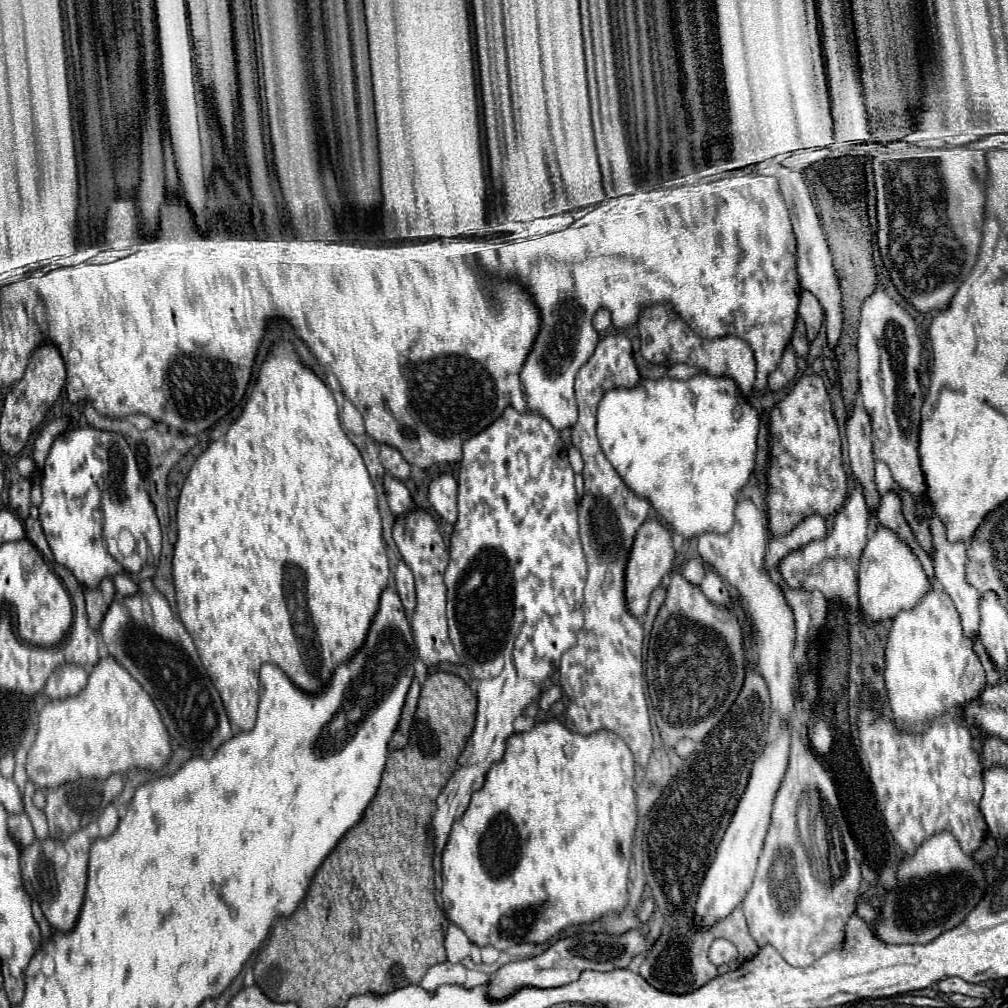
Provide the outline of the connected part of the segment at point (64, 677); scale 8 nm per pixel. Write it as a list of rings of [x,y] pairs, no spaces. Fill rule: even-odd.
[[[69,664],[59,666],[47,680],[43,694],[51,700],[61,700],[69,696],[77,696],[87,684],[87,672],[81,666]]]

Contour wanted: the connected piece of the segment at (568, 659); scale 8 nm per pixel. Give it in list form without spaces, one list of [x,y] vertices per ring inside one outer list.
[[[609,334],[601,338],[595,354],[575,378],[579,420],[573,426],[571,438],[585,462],[583,476],[587,494],[579,504],[579,526],[581,544],[589,566],[589,578],[583,604],[585,624],[577,636],[577,644],[561,658],[559,682],[566,697],[565,724],[571,732],[591,734],[607,728],[627,742],[639,766],[647,766],[653,750],[653,734],[643,692],[643,626],[625,608],[623,568],[627,552],[631,550],[631,540],[647,518],[649,500],[637,498],[625,486],[611,462],[605,458],[595,434],[595,414],[603,392],[621,386],[633,388],[639,380],[641,378],[631,352],[631,340],[625,334]]]

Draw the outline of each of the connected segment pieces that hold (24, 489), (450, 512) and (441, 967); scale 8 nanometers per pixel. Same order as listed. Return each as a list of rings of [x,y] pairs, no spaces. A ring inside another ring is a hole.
[[[25,478],[9,488],[9,506],[17,512],[17,516],[21,520],[25,520],[29,516],[29,506],[31,506],[29,492],[31,492],[31,482]]]
[[[441,474],[429,484],[427,498],[437,514],[447,522],[455,524],[457,520],[457,482],[451,474]]]
[[[445,960],[441,964],[435,964],[423,976],[421,986],[427,988],[429,992],[433,992],[441,984],[463,984],[465,982],[465,974],[467,974],[467,968],[463,964],[451,964],[449,960]]]

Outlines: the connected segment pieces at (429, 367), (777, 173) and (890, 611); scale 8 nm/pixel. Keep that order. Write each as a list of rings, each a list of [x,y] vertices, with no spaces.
[[[427,356],[427,360],[419,360],[419,364],[411,368],[407,400],[411,400],[411,408],[419,412],[419,420],[423,420],[431,432],[439,432],[443,440],[455,440],[461,448],[461,444],[475,436],[477,430],[495,422],[503,414],[503,408],[515,406],[519,412],[527,408],[519,372],[521,368],[507,368],[507,372],[499,376],[499,384],[495,384],[495,372],[491,372],[483,360],[475,360],[475,356]]]
[[[763,162],[761,172],[775,176],[779,180],[779,188],[783,192],[785,204],[789,208],[789,216],[791,216],[791,224],[793,224],[793,232],[797,238],[797,274],[799,274],[799,282],[803,290],[809,290],[817,296],[817,300],[821,302],[823,310],[825,310],[825,326],[827,326],[827,336],[829,336],[829,344],[831,348],[837,344],[839,334],[841,334],[841,296],[839,296],[839,280],[835,280],[835,268],[833,268],[833,260],[831,260],[831,252],[827,246],[827,240],[823,236],[821,230],[821,222],[817,216],[817,210],[811,202],[809,190],[803,182],[803,176],[795,170],[789,170],[777,162]]]
[[[877,526],[877,532],[869,538],[861,564],[859,564],[859,604],[873,622],[891,620],[901,610],[911,610],[933,588],[919,558],[911,552],[905,540],[893,530]]]

